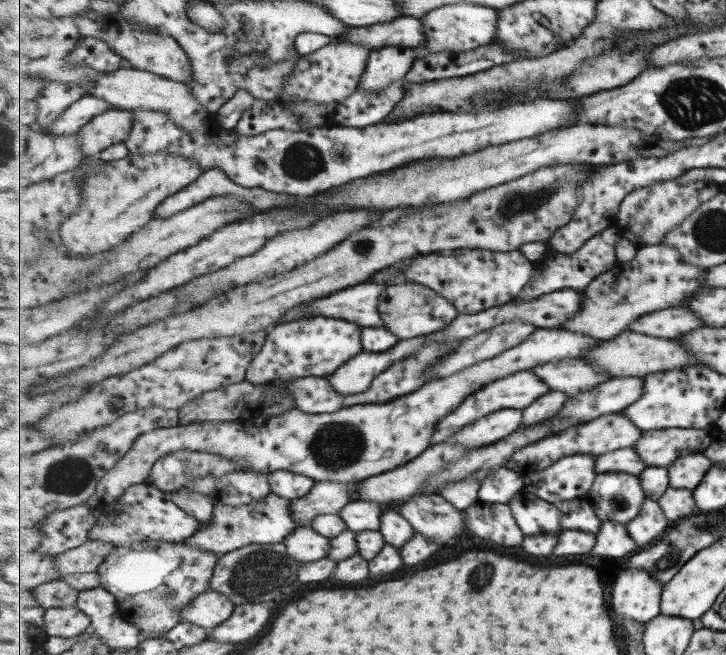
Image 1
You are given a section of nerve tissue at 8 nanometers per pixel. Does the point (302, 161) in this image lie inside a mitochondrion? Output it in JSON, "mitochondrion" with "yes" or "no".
{"mitochondrion":"yes"}

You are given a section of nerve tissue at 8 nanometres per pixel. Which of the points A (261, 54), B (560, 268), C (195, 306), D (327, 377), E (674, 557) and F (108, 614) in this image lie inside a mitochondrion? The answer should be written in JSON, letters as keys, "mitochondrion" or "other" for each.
{"A":"other","B":"other","C":"other","D":"other","E":"mitochondrion","F":"other"}

